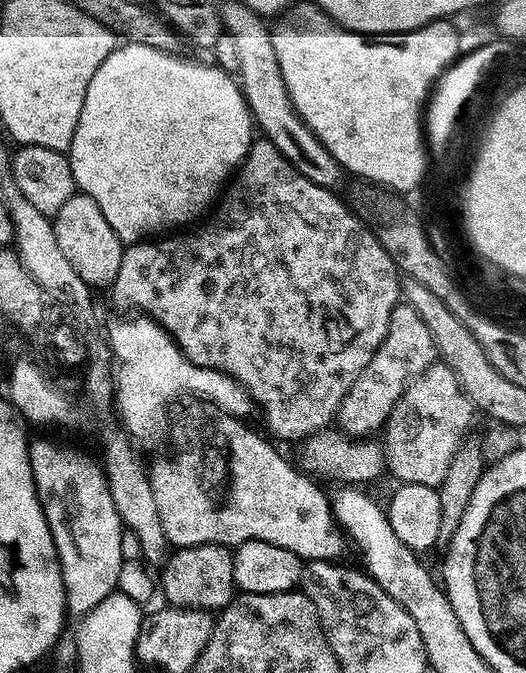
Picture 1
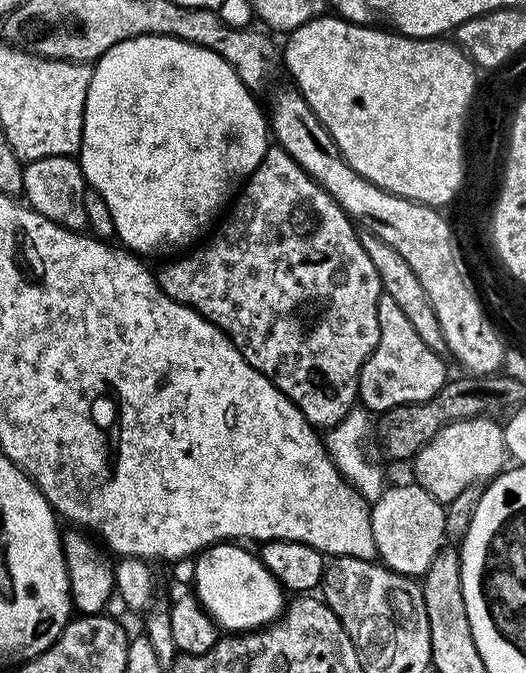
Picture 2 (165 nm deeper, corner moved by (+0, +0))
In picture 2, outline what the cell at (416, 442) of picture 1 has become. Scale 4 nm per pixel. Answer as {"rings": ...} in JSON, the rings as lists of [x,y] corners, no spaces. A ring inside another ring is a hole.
{"rings":[[[479,416],[473,420],[455,420],[430,438],[426,446],[411,461],[410,467],[415,483],[426,490],[435,500],[447,506],[451,500],[458,498],[462,490],[472,483],[484,484],[505,471],[507,447],[504,444],[504,429],[495,419]]]}

